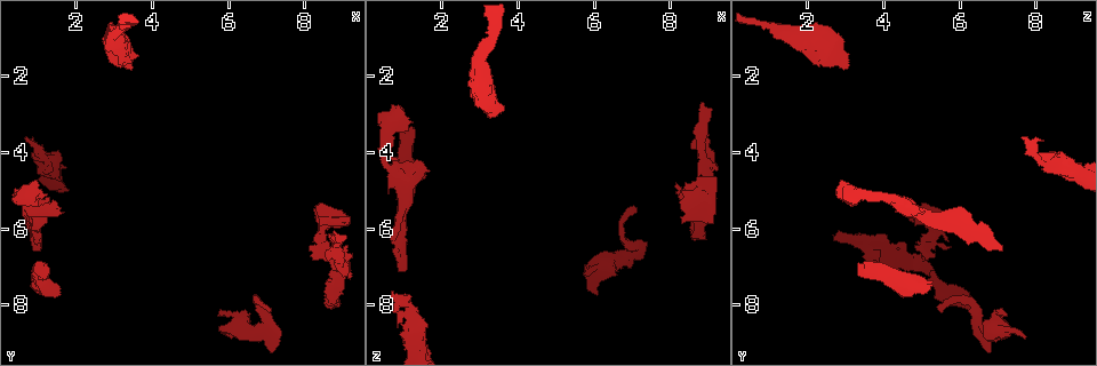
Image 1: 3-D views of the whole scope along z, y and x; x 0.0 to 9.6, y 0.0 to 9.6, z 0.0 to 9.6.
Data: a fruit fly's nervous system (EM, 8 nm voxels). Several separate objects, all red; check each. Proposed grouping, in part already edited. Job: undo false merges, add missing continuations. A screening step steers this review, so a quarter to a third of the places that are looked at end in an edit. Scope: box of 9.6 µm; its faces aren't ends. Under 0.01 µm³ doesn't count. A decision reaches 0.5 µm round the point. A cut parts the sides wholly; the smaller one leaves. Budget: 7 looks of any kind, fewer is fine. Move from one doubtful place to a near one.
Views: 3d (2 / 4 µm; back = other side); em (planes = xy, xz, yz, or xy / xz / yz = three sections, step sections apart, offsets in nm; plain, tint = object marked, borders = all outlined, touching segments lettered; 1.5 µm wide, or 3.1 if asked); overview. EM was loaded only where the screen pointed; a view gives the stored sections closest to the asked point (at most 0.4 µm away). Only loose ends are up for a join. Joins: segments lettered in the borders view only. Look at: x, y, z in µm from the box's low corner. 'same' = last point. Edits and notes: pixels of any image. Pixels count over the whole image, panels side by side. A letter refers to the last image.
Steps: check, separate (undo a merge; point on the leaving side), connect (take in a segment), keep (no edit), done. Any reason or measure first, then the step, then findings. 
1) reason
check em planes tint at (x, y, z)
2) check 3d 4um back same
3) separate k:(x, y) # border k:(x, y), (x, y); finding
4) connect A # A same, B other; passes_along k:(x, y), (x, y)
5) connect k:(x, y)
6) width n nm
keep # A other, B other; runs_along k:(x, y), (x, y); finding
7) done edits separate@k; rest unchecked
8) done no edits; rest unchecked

branch stops here
check em yz step 8 borders at (1.20, 6.90, 3.30)

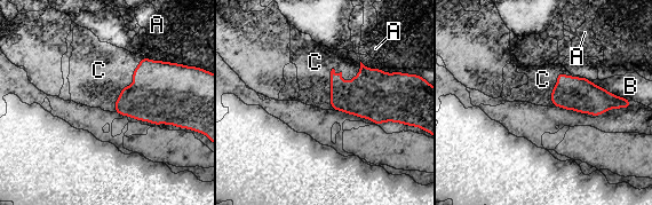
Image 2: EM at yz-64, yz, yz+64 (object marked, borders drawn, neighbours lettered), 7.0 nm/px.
another direction
check em planes borders same

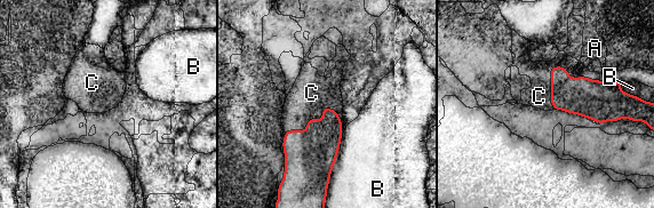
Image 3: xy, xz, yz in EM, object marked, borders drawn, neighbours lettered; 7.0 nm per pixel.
connect C # A other, B other, C same; passes_along 3:(310, 154), (309, 119), (311, 93); it goes on there

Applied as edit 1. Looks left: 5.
a fork
check em xy step 4 tint at (0.95, 5.50, 4.65)

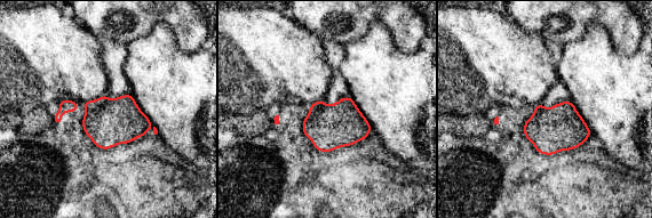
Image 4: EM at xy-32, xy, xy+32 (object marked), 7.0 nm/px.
check em xy step 4 borders same

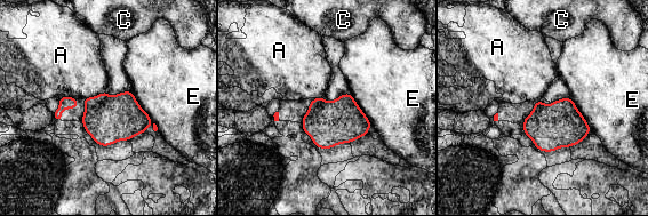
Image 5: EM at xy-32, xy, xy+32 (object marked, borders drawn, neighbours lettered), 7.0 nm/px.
longest_contact E 340 nm
keep # A other, C other, E other; border 5:(105, 90), (97, 95), (85, 97); one neuron here

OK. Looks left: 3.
tapers out
check 3d 2um at (7.05, 8.15, 5.55)

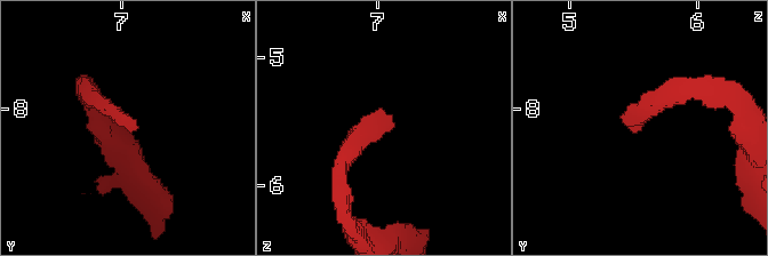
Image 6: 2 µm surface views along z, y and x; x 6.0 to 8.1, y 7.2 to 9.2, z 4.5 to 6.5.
shape alone is not enough
check em yz step 8 tint at (7.06, 8.18, 5.48)

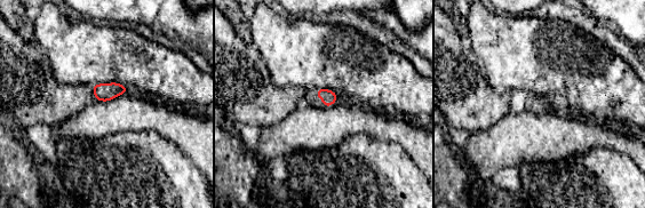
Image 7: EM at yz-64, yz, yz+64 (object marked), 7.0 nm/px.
check em planes borders same

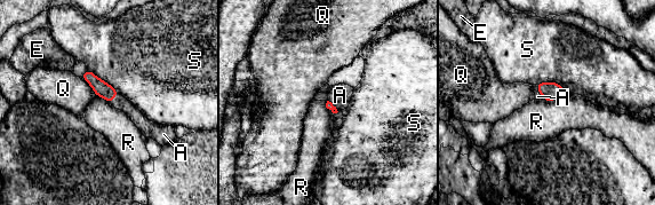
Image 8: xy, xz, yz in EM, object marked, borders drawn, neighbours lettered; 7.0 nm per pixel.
connect A # A same, E other, Q other, R other, S other; passes_along 8:(549, 91), (538, 91), (537, 96); the neuron continues

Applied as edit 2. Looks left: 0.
done edits connect@3, connect@8; rest unchecked

